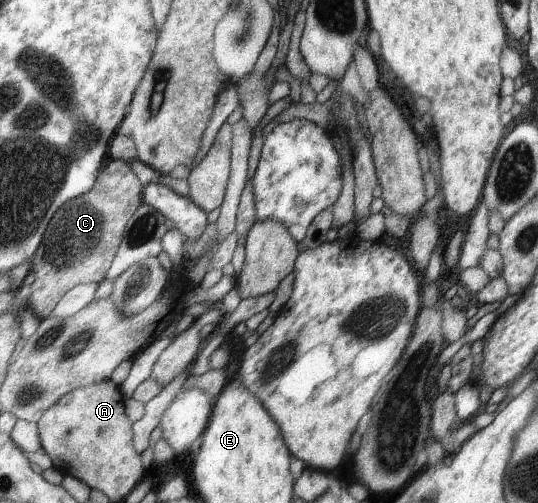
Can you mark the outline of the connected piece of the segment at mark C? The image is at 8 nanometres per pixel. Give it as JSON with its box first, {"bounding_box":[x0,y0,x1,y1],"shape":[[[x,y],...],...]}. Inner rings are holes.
{"bounding_box":[27,158,142,320],"shape":[[[114,158],[108,161],[96,187],[67,203],[52,220],[33,261],[37,280],[27,303],[29,309],[42,320],[51,318],[62,298],[74,288],[87,283],[100,284],[117,257],[130,216],[141,208],[142,200],[142,184],[132,172],[132,162]]]}

